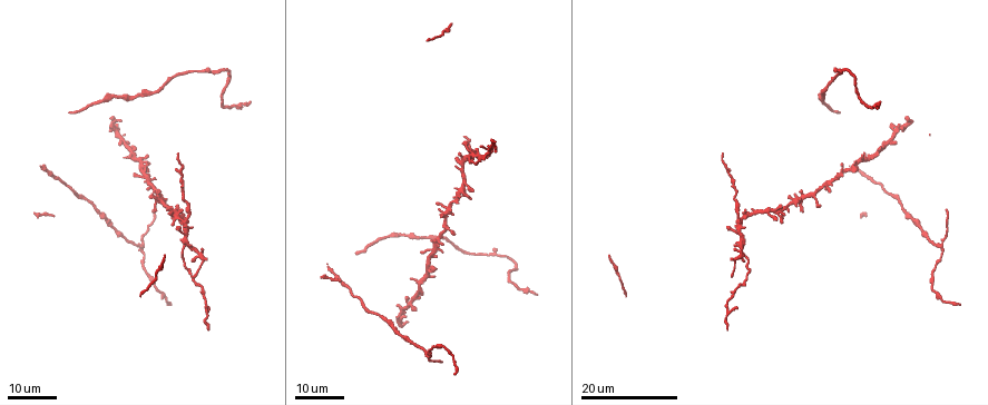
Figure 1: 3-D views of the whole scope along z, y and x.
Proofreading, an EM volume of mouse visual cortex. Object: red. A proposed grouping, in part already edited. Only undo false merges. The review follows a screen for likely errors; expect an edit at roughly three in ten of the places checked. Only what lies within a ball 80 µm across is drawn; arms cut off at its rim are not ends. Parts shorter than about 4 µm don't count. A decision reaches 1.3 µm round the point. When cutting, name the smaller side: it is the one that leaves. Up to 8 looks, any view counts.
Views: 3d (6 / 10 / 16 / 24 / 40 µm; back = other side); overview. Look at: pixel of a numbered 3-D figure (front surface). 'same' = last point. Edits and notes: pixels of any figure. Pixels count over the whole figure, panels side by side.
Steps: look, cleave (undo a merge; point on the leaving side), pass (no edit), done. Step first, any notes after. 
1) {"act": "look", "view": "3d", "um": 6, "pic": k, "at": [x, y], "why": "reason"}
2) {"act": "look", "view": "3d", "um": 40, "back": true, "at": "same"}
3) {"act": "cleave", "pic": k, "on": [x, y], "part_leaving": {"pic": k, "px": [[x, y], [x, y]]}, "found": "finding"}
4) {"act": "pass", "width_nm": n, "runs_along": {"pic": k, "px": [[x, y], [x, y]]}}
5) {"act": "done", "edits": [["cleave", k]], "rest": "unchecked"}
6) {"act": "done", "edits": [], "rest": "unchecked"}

{"act": "look", "view": "3d", "um": 16, "pic": 1, "at": [426, 280], "why": "side arm on a straight run"}

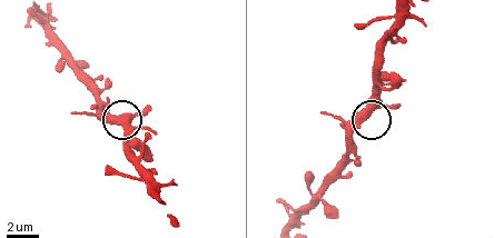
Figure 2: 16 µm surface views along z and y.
{"act": "look", "view": "3d", "um": 10, "pic": 2, "at": [369, 113]}

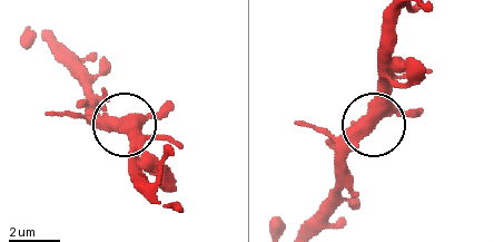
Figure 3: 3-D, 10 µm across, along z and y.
{"act": "pass", "width_nm": 400, "runs_along": {"pic": 3, "px": [[362, 117], [371, 129], [336, 166]]}, "found": "one cell here"}

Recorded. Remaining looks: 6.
{"act": "look", "view": "3d", "um": 16, "pic": 1, "at": [737, 222]}

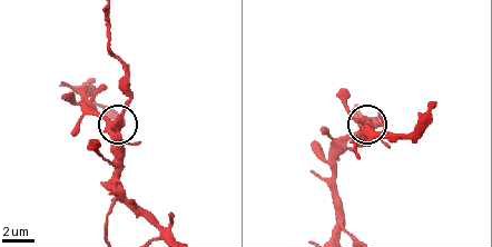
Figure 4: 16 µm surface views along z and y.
{"act": "look", "view": "3d", "um": 10, "pic": 4, "at": [119, 124]}

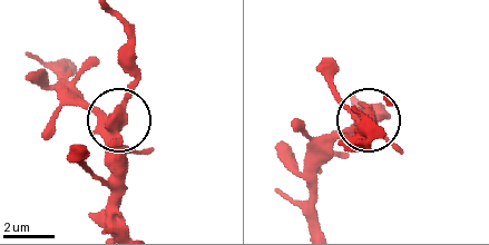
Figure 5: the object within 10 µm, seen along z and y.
{"act": "cleave", "pic": 5, "on": [130, 98], "part_leaving": {"pic": 5, "px": [[116, 126], [129, 84], [129, 32], [116, 13]]}, "found": "a second cell is stuck on"}

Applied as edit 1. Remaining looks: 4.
{"act": "look", "view": "overview"}

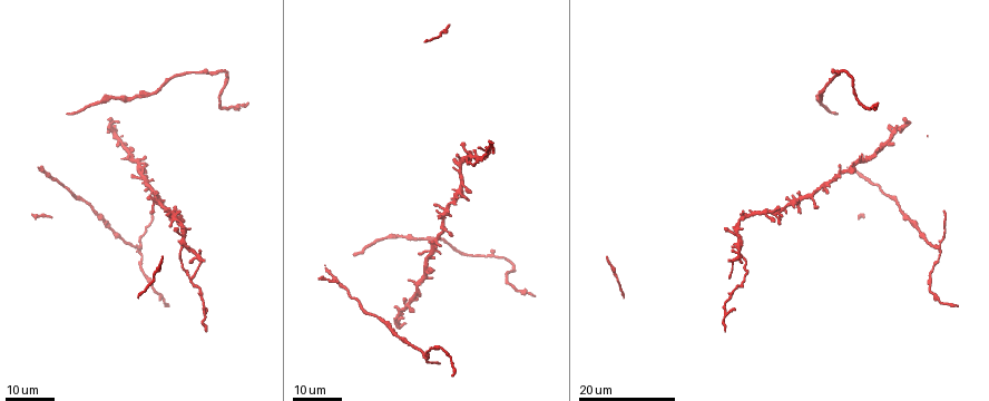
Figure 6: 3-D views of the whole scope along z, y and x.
{"act": "look", "view": "3d", "um": 24, "pic": 6, "at": [471, 159], "why": "looks like a crossing"}

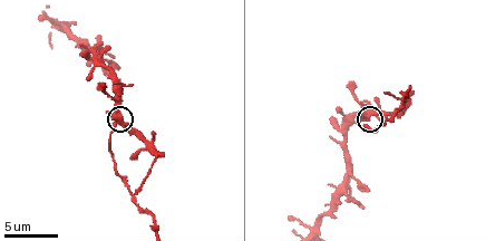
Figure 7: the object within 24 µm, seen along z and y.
{"act": "look", "view": "3d", "um": 10, "pic": 7, "at": [118, 125], "why": "closer look"}

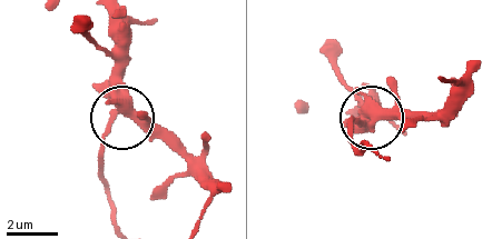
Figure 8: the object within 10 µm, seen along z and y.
{"act": "look", "view": "3d", "um": 10, "back": true, "pic": 8, "at": [119, 110]}

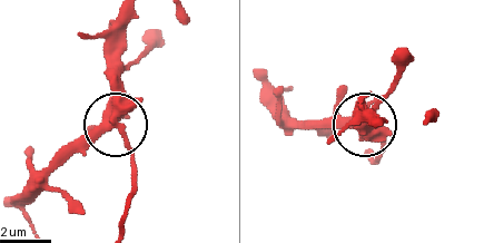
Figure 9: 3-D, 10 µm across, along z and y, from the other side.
{"act": "cleave", "pic": 9, "on": [129, 148], "arms": 5, "part_leaving": {"pic": 9, "px": [[115, 124], [134, 159], [134, 192], [121, 231]]}, "found": "a second cell is stuck on"}

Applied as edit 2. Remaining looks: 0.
{"act": "done", "edits": [["cleave", 5], ["cleave", 9]], "rest": "unchecked"}

